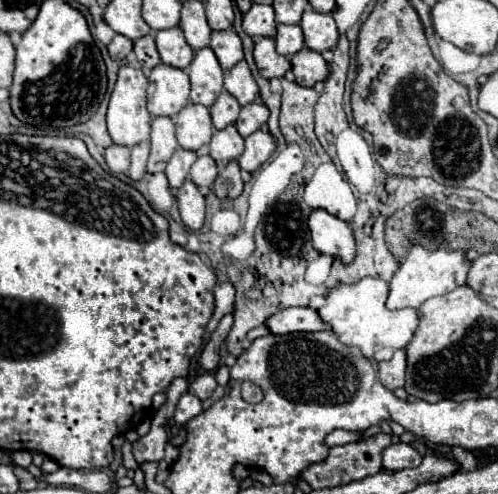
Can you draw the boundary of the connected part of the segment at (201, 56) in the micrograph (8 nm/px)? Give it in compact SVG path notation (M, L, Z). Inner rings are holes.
M209 46L197 50L187 72L191 78L191 102L211 106L223 92L223 70L215 52Z

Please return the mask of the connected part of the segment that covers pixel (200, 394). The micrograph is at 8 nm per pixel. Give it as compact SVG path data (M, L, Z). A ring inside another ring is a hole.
M201 374L189 384L189 392L193 392L201 400L209 398L215 388L217 388L217 380L215 380L213 374Z

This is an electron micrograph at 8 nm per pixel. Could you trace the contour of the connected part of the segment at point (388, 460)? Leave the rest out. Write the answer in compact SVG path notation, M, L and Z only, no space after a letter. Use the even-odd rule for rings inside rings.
M397 442L391 444L385 452L383 452L383 468L385 470L405 470L405 468L415 468L417 464L421 464L423 456L409 444Z

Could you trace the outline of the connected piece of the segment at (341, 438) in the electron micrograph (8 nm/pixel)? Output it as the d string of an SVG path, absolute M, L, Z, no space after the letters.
M333 430L331 434L325 436L327 446L341 446L349 442L357 442L361 438L361 432L345 432L345 430Z

